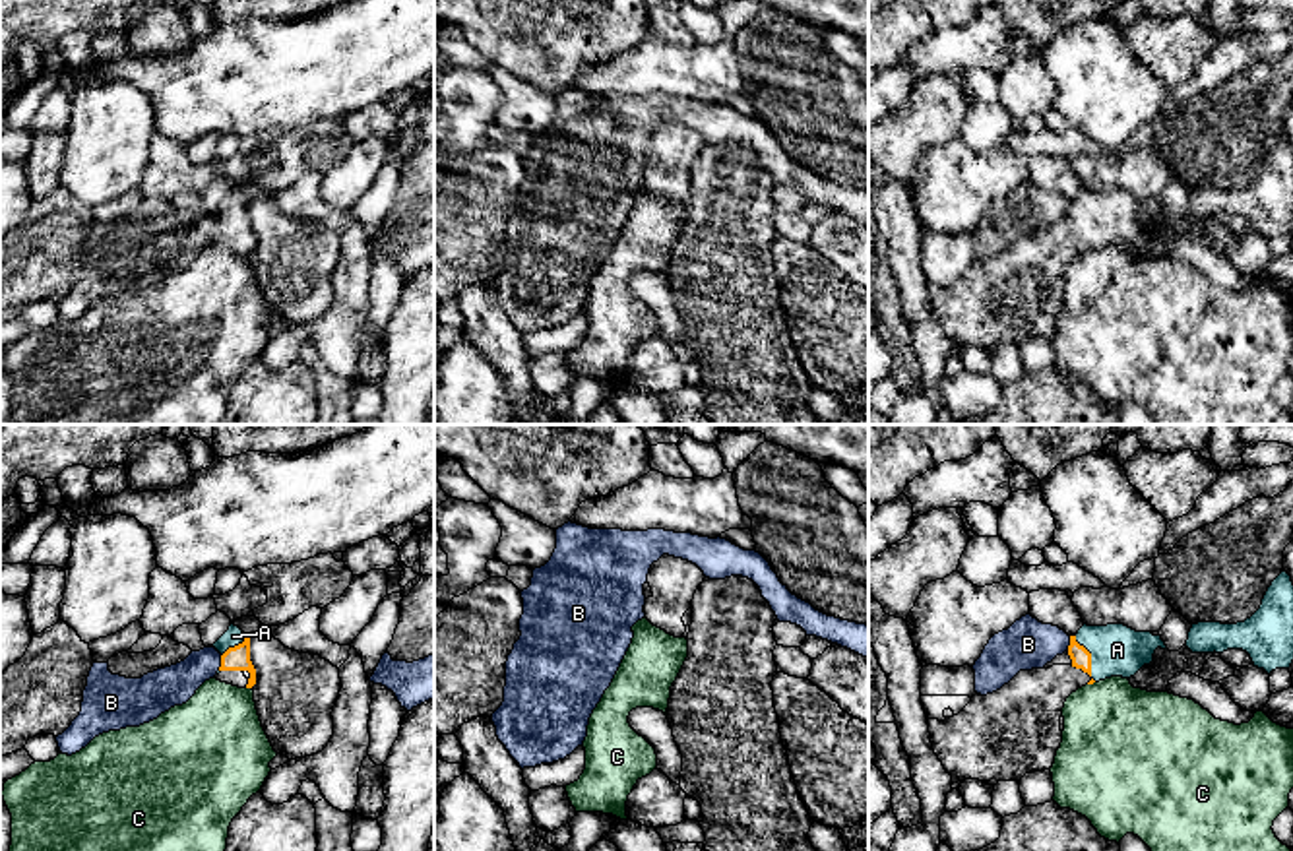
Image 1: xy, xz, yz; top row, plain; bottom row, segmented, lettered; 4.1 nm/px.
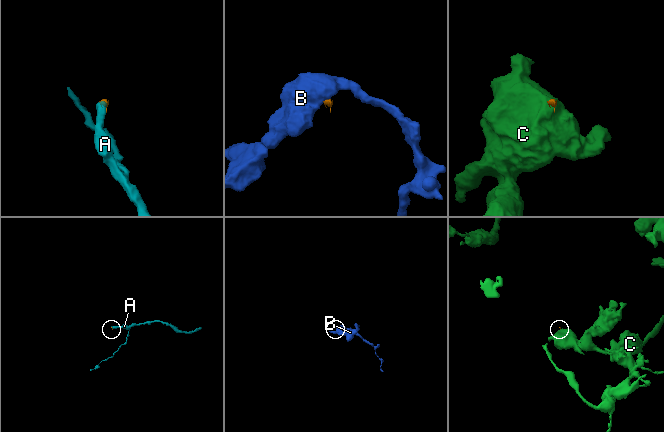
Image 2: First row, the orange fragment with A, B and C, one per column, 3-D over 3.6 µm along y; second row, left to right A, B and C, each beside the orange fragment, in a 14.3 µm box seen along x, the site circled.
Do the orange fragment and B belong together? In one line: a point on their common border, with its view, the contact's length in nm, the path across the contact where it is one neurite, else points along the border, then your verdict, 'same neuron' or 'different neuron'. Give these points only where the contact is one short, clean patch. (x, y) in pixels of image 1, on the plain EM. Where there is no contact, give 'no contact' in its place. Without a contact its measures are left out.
meets orange in xy at (221, 229); contact 70 nm long; border along xy (221, 221), (218, 235); different neuron

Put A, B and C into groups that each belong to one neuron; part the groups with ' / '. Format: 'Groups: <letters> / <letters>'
Groups: A / B / C

